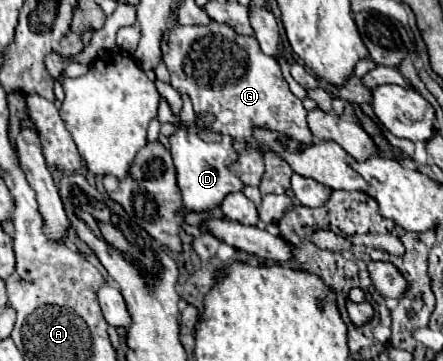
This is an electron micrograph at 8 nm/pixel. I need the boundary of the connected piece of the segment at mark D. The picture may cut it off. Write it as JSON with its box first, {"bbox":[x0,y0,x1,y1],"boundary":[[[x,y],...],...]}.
{"bbox":[169,123,243,213],"boundary":[[[179,123],[179,131],[175,135],[171,135],[169,141],[171,141],[171,155],[173,155],[173,161],[177,167],[179,189],[181,189],[183,203],[187,209],[197,211],[197,213],[209,213],[221,205],[225,195],[243,189],[241,179],[235,177],[227,167],[231,161],[235,161],[235,149],[233,149],[231,137],[221,137],[215,143],[205,143],[199,137],[195,125],[185,129]]]}

